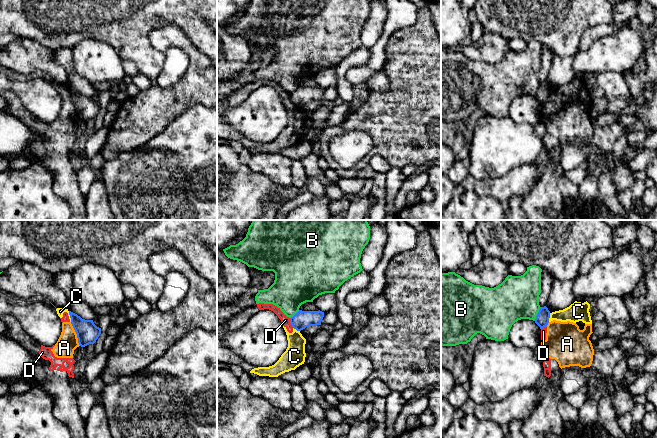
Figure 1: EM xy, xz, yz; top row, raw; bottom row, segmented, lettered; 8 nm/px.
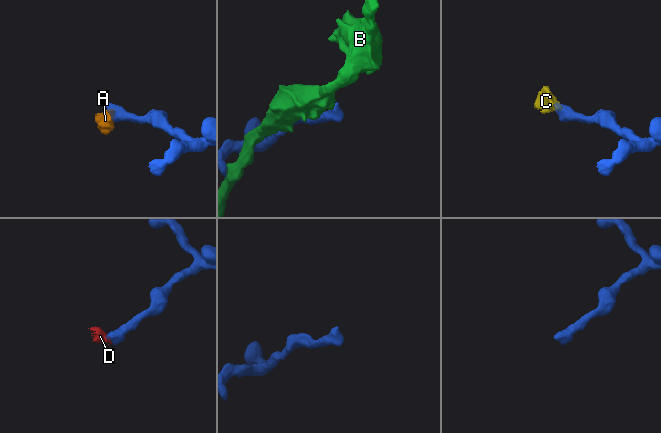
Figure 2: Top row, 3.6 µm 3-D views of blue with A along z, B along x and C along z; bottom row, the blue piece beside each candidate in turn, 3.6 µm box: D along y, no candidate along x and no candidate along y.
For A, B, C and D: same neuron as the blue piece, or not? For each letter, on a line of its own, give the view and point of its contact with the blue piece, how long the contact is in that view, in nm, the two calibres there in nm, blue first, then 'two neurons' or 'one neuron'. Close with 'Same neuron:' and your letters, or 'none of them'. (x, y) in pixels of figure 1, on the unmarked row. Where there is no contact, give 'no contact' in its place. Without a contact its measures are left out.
A: meets blue in xy at (76, 109); contact 200 nm long; 180 nm thick on the blue side, 160 nm on the other; two neurons
B: meets blue in yz at (537, 90); contact 130 nm long; 110 nm thick on the blue side, 360 nm on the other; two neurons
C: meets blue in xy at (70, 92); contact 90 nm long; 180 nm thick on the blue side, 60 nm on the other; two neurons
D: meets blue in xz at (290, 98); contact 90 nm long; 140 nm thick on the blue side, 70 nm on the other; two neurons
Same neuron: none of them

